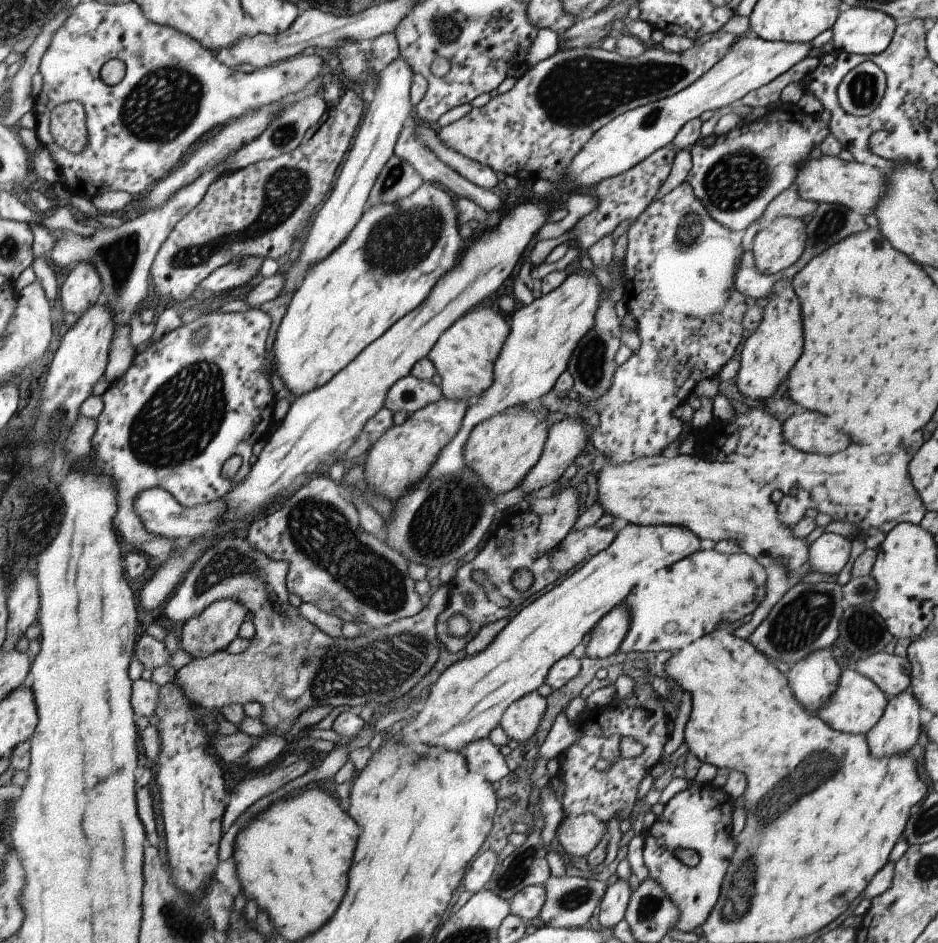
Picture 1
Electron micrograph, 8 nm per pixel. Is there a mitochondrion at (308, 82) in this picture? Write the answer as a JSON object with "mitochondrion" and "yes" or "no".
{"mitochondrion":"no"}

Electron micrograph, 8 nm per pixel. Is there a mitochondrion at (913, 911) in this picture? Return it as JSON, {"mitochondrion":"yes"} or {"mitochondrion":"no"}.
{"mitochondrion":"no"}

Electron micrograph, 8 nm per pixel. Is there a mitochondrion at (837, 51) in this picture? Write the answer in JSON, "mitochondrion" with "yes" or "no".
{"mitochondrion":"no"}

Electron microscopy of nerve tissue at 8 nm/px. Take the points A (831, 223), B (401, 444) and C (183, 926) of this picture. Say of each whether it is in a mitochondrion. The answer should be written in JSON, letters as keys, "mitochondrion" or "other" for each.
{"A":"mitochondrion","B":"other","C":"mitochondrion"}

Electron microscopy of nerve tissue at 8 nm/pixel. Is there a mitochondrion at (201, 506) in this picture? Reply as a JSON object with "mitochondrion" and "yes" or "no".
{"mitochondrion":"no"}

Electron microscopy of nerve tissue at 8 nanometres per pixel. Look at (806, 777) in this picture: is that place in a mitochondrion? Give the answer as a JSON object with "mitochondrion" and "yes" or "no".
{"mitochondrion":"yes"}

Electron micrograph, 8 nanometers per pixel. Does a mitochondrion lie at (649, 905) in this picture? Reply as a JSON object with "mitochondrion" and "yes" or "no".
{"mitochondrion":"yes"}

